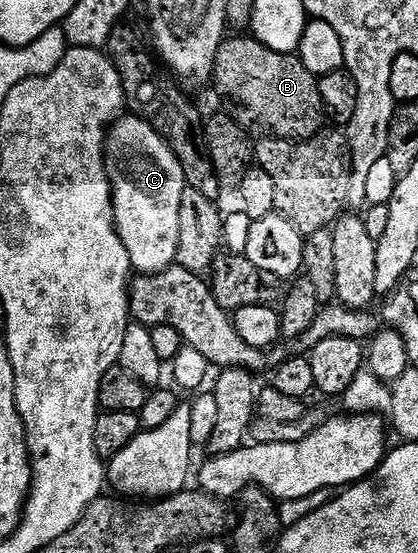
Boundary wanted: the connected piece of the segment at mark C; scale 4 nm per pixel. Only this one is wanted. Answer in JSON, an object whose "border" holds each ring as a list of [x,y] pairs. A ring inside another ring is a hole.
{"border":[[[135,116],[124,117],[117,117],[107,127],[104,140],[104,171],[108,173],[108,179],[112,185],[112,207],[114,208],[114,216],[116,217],[116,231],[122,240],[122,244],[126,244],[126,252],[132,261],[133,271],[139,272],[141,275],[161,274],[163,270],[168,269],[169,266],[175,263],[176,253],[178,252],[178,208],[182,204],[182,192],[186,185],[184,173],[174,156],[174,152],[164,143],[162,136],[158,136],[158,132],[154,132],[154,128],[149,122],[145,122],[144,119]]]}

